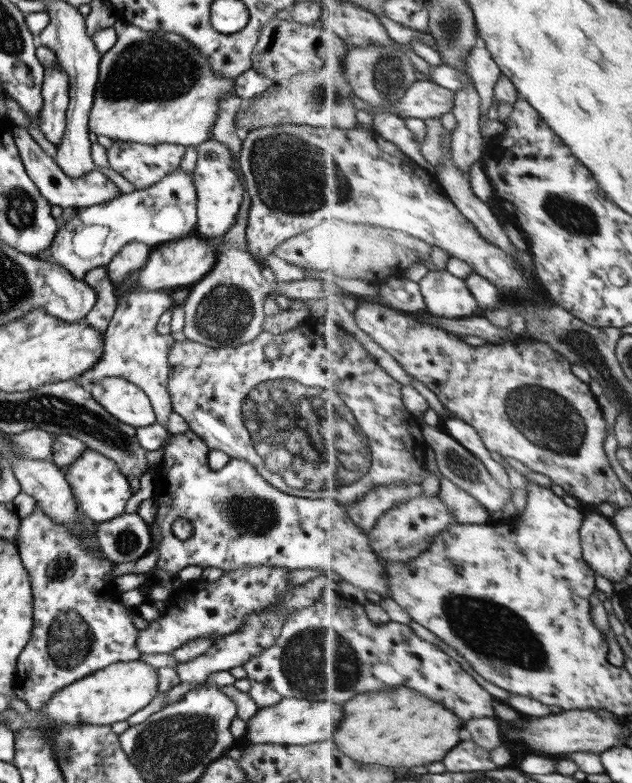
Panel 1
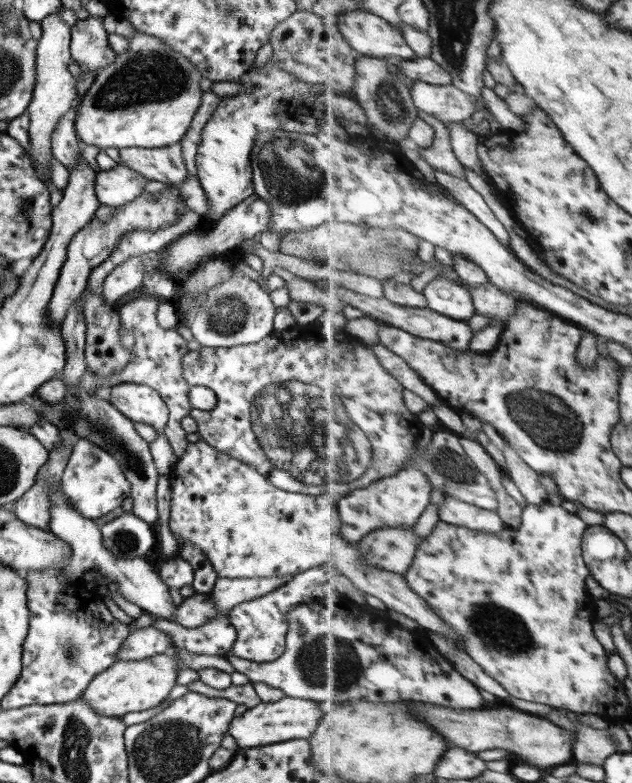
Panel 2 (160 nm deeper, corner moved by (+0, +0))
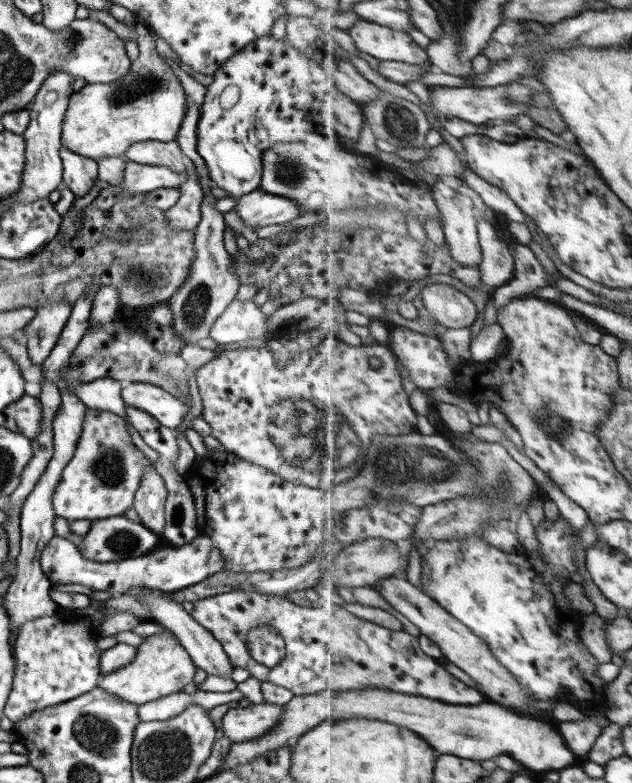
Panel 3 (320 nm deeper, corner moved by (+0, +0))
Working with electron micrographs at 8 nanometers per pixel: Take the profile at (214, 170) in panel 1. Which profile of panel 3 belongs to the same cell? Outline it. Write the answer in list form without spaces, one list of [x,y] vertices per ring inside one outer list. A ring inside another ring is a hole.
[[[271,34],[257,37],[249,44],[246,44],[243,48],[234,52],[233,56],[230,56],[217,70],[212,74],[213,81],[206,87],[205,98],[198,114],[198,123],[196,124],[196,142],[195,150],[199,153],[199,158],[203,160],[203,164],[207,166],[207,176],[209,180],[215,183],[215,186],[222,188],[229,197],[235,199],[240,196],[246,195],[248,192],[255,191],[258,189],[261,179],[261,158],[262,151],[265,149],[273,148],[277,143],[281,142],[305,142],[310,140],[307,137],[307,132],[311,130],[312,139],[317,138],[333,138],[335,132],[345,136],[347,142],[353,142],[360,139],[361,132],[365,128],[366,117],[364,116],[364,110],[362,104],[353,101],[349,96],[339,88],[337,81],[337,72],[333,68],[333,72],[329,74],[327,68],[322,66],[315,61],[312,61],[308,56],[305,56],[302,52],[294,49],[285,38],[276,39]]]

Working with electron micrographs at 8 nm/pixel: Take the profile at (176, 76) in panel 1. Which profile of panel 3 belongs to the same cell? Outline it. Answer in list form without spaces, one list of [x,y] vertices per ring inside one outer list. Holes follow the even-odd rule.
[[[135,25],[138,55],[130,61],[127,74],[107,84],[86,84],[85,88],[71,93],[61,120],[60,145],[95,162],[121,156],[129,146],[143,140],[176,141],[181,119],[185,116],[189,99],[178,78],[155,51],[152,30]]]

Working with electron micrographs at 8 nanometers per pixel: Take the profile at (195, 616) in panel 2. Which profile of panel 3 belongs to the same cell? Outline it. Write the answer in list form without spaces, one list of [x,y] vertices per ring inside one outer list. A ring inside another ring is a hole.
[[[225,592],[216,596],[193,600],[193,611],[189,616],[202,628],[209,631],[217,643],[221,644],[227,660],[235,667],[249,671],[251,677],[259,682],[270,682],[290,690],[293,695],[308,695],[321,691],[360,691],[367,688],[387,689],[393,692],[402,692],[410,695],[419,695],[433,700],[454,705],[477,705],[485,703],[487,696],[477,688],[467,686],[451,672],[447,672],[438,661],[427,656],[421,646],[419,638],[407,632],[393,631],[373,622],[361,620],[355,614],[343,610],[343,597],[319,598],[313,608],[295,606],[283,597],[265,595],[263,593]],[[255,624],[269,625],[283,640],[284,658],[277,666],[267,668],[257,661],[253,661],[249,652],[244,649],[243,638],[246,627]]]

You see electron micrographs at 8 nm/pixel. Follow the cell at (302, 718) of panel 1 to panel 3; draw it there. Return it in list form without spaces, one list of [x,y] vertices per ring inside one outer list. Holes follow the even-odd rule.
[[[254,704],[243,708],[228,708],[221,716],[221,732],[231,743],[248,741],[277,726],[283,712],[278,704]]]

